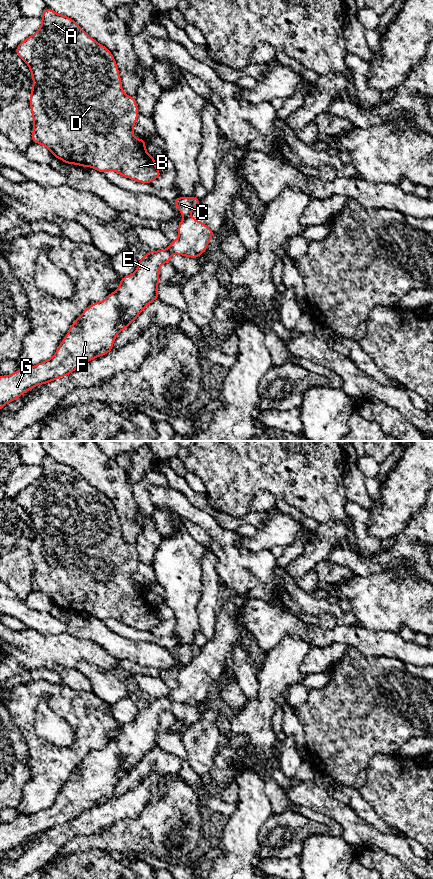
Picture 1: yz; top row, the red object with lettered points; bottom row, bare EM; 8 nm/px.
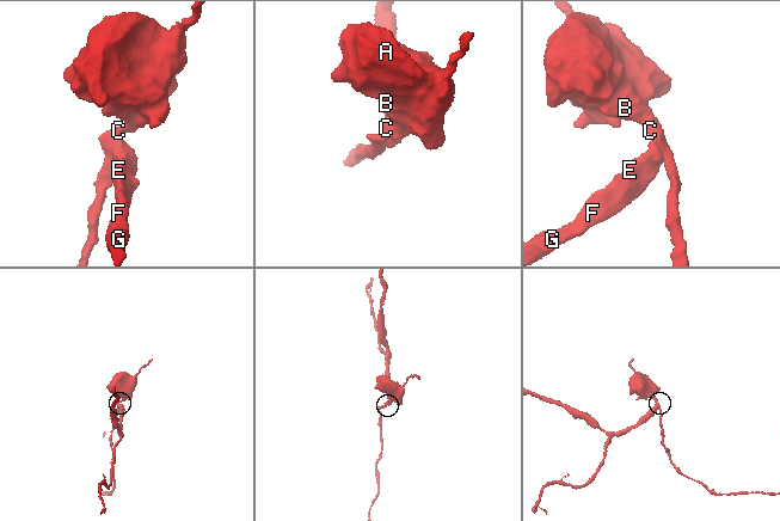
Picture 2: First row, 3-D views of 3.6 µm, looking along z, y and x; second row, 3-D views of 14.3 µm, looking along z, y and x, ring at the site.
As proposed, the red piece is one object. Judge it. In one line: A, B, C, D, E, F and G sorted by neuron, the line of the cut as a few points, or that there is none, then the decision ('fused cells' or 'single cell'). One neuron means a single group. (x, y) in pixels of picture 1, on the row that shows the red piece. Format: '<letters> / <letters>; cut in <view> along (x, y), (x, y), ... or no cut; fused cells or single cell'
A B C D / E F G; cut in yz along (189, 215), (184, 217); fused cells

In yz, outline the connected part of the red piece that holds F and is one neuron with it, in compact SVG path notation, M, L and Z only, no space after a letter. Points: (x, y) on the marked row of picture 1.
M191 216L184 217L178 227L178 239L170 242L167 249L151 250L147 255L142 256L135 272L121 278L120 286L115 292L109 294L103 301L87 307L71 325L66 337L50 359L29 368L20 368L14 374L0 377L0 409L31 388L67 376L81 365L112 351L116 336L134 322L148 304L159 299L160 266L163 263L170 263L171 255L174 253L198 258L206 251L213 236L214 232L201 221Z

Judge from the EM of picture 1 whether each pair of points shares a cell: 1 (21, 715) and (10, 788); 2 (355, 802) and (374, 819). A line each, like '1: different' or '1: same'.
1: different
2: same

